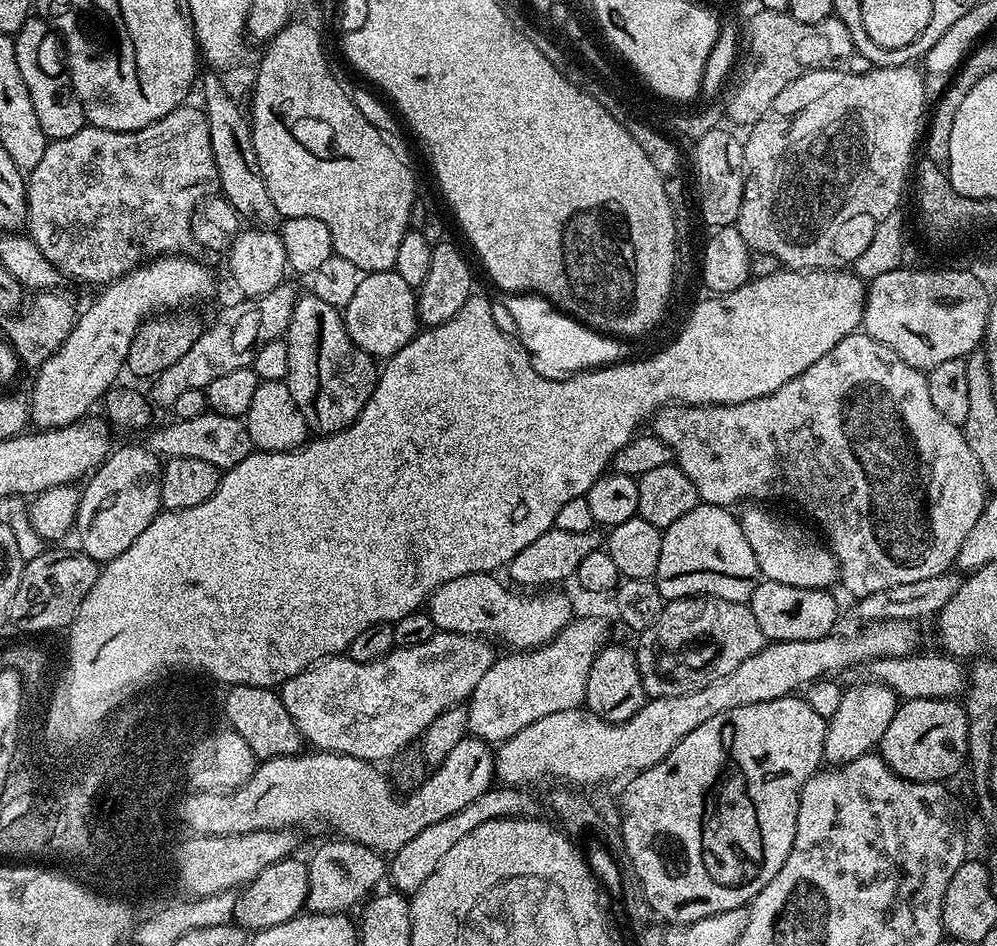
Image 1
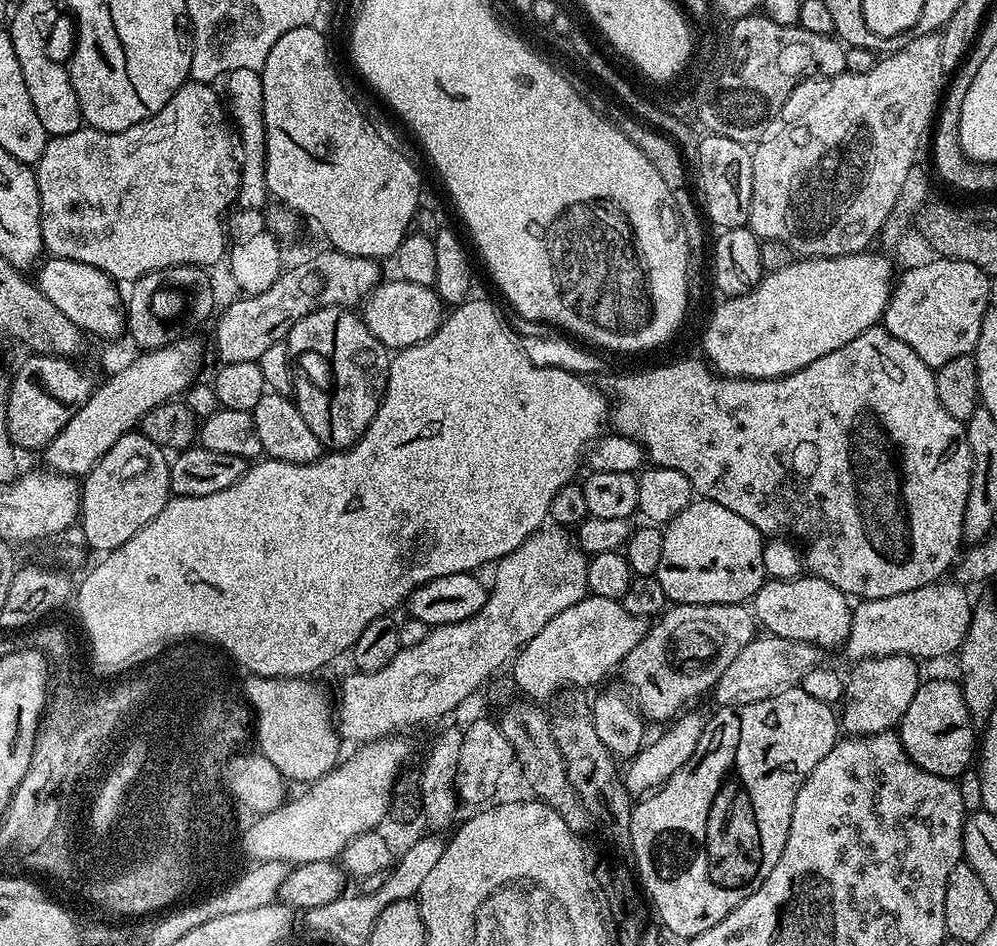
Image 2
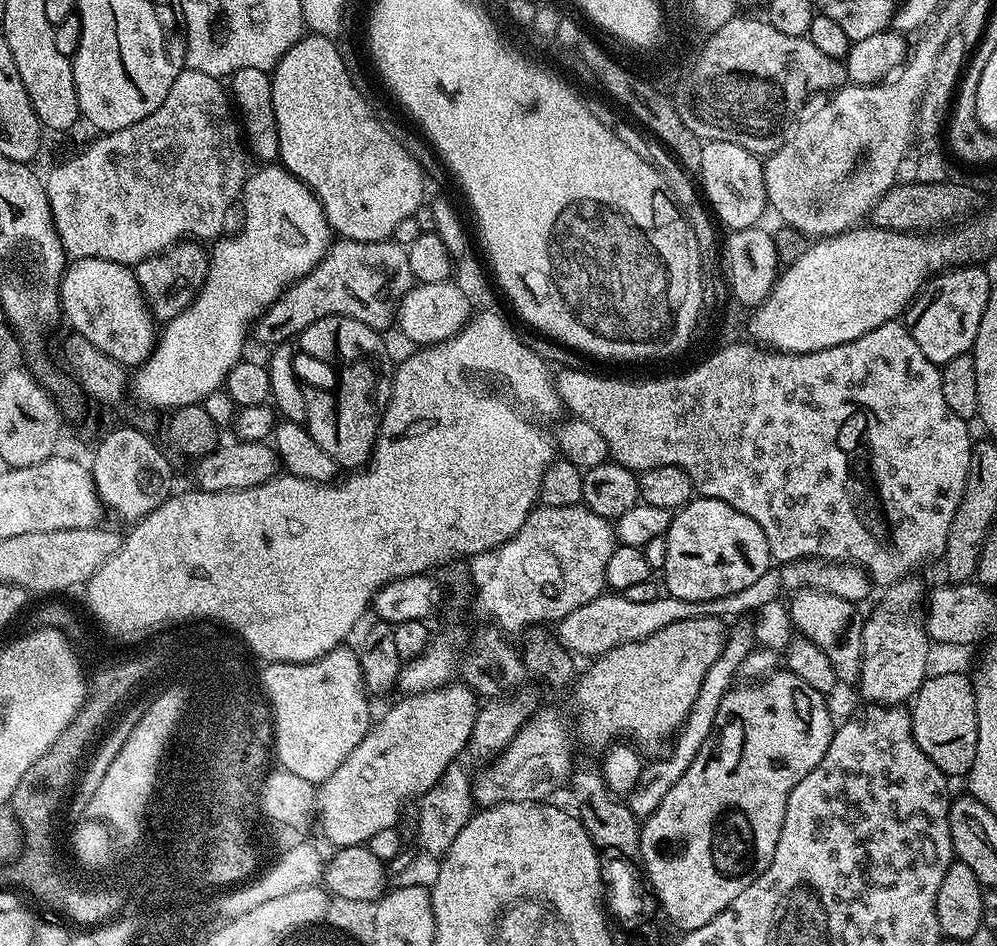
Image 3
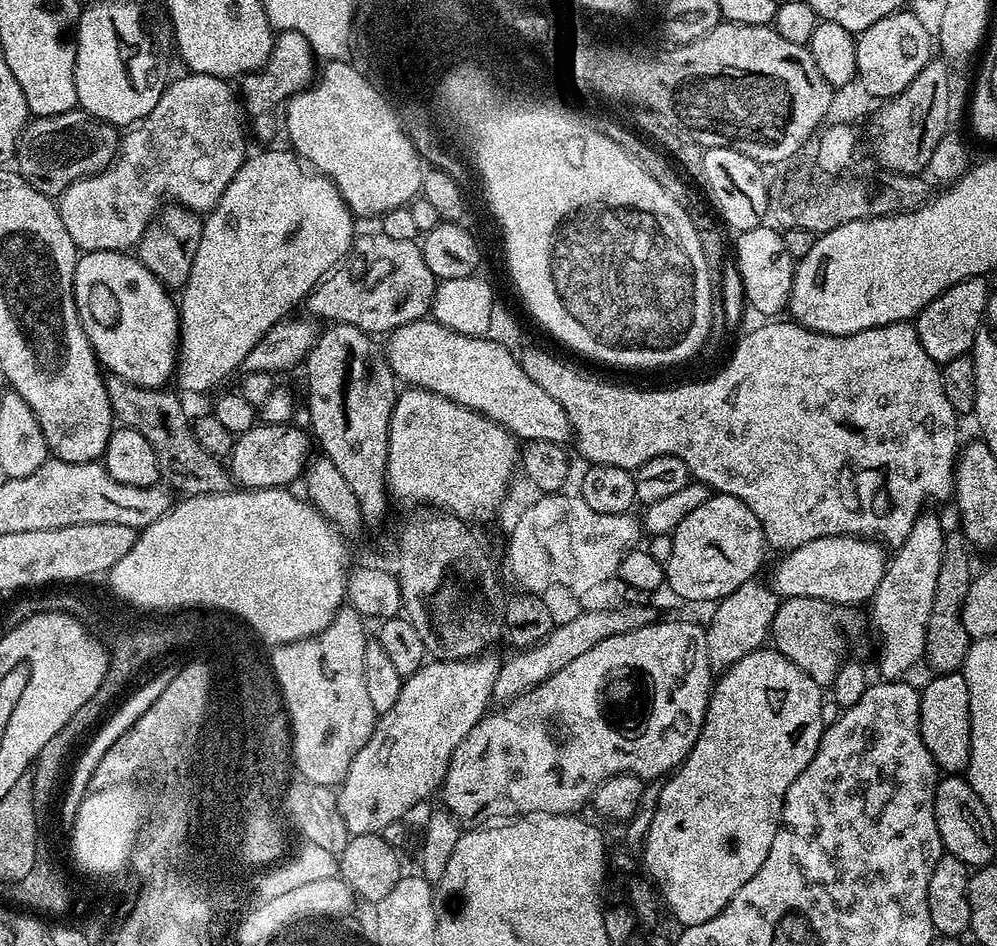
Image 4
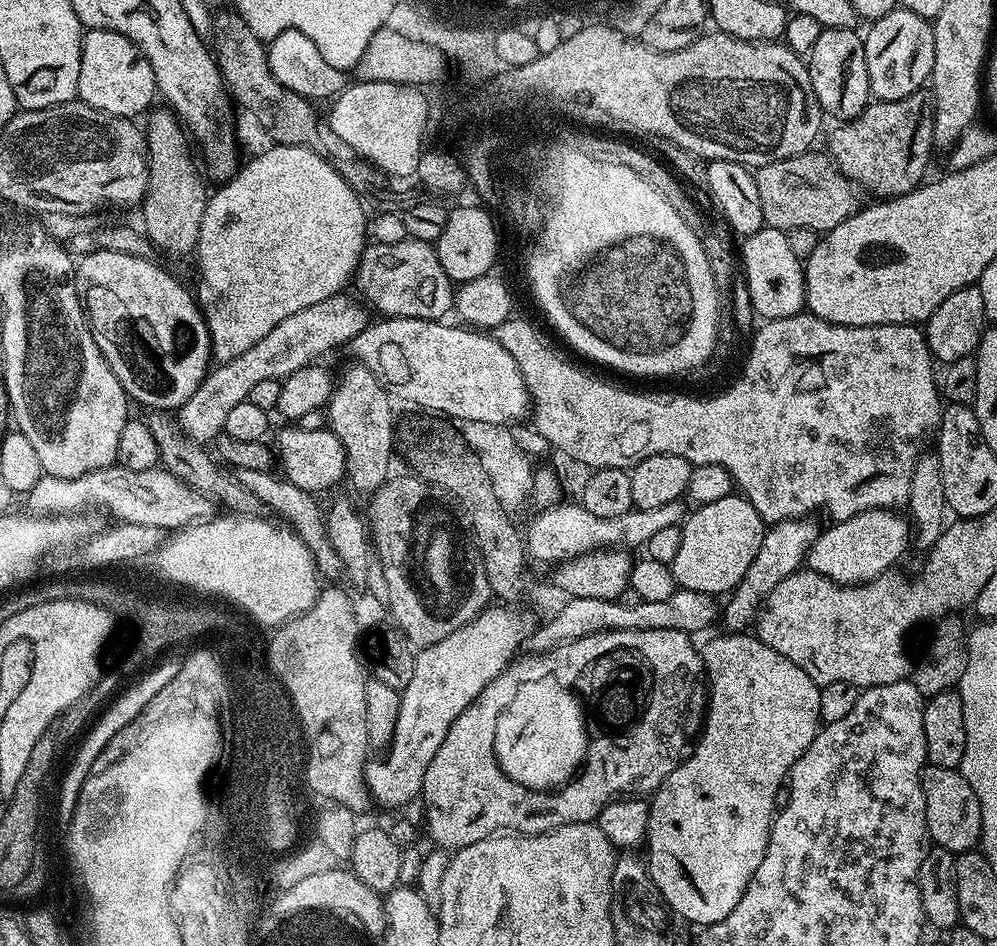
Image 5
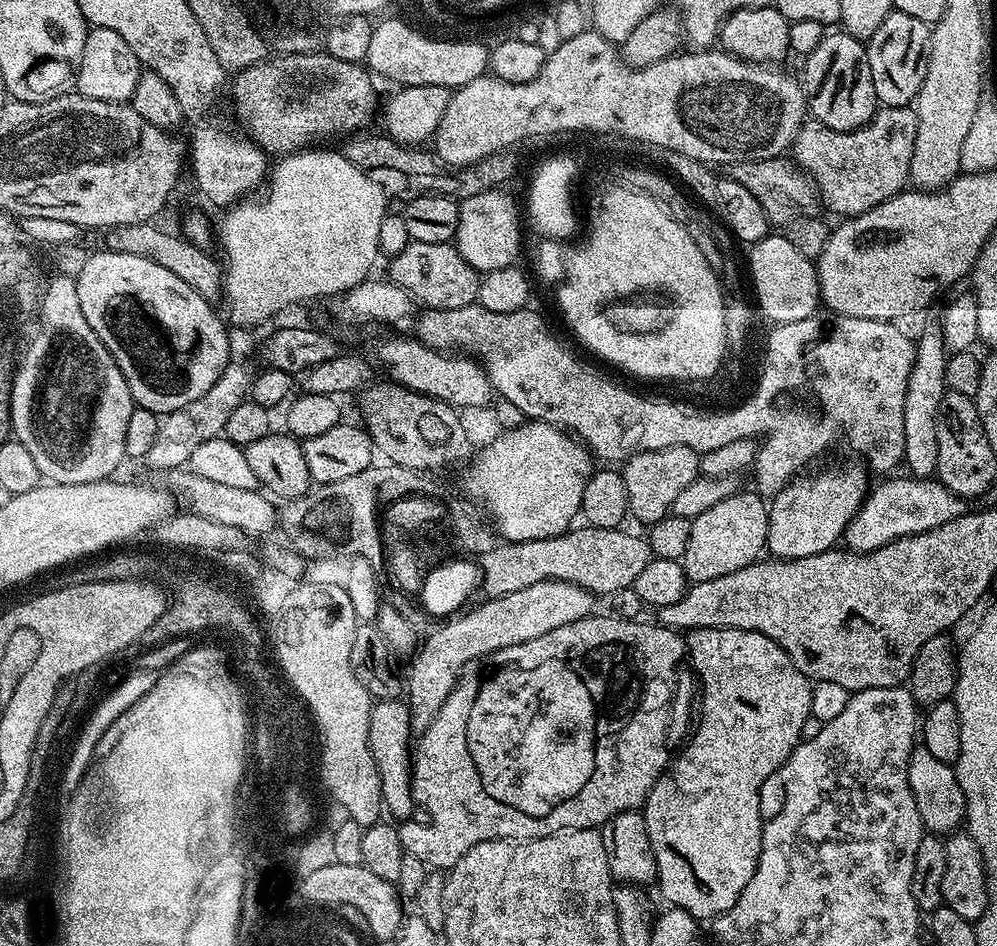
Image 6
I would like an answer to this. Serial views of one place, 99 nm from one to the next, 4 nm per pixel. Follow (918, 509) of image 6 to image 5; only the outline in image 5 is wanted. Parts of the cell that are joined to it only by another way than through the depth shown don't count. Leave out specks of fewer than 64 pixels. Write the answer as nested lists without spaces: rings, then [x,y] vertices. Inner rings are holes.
[[[875,508],[870,511],[859,512],[859,514],[855,515],[854,518],[839,520],[836,523],[827,525],[828,528],[824,531],[824,529],[817,535],[815,542],[812,544],[810,551],[808,551],[808,555],[806,557],[807,567],[816,573],[822,574],[824,577],[830,578],[832,581],[836,581],[839,584],[861,584],[868,580],[875,580],[882,573],[889,571],[892,567],[895,567],[895,564],[907,550],[908,546],[911,547],[912,544],[912,527],[911,523],[907,520],[905,515],[900,516],[901,513],[894,511],[893,509],[883,509],[883,508]]]

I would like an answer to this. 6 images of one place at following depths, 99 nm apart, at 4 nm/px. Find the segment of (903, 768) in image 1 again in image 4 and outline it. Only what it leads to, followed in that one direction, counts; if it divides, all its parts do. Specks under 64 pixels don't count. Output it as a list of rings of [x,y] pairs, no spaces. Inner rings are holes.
[[[963,671],[933,675],[931,679],[920,692],[922,742],[926,742],[926,750],[930,750],[937,769],[960,774],[967,769],[970,758],[970,690],[966,690]]]

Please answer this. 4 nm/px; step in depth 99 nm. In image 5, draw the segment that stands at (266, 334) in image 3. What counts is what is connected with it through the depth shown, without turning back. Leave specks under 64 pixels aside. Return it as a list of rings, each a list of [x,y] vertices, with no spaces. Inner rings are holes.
[[[409,238],[393,244],[369,243],[360,256],[360,264],[356,267],[354,288],[355,284],[357,290],[361,292],[359,295],[373,309],[376,307],[381,317],[405,316],[406,318],[443,321],[447,317],[444,315],[447,312],[451,313],[454,308],[454,282],[448,277],[446,270],[442,270],[435,247],[426,240]]]

